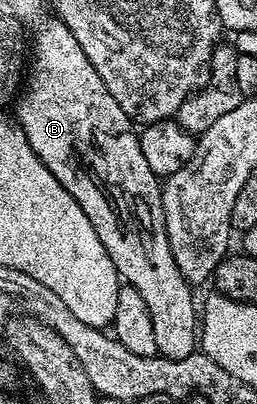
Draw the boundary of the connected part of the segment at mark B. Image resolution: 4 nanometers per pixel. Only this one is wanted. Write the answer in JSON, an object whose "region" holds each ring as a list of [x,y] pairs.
{"region":[[[46,22],[42,23],[44,26],[35,38],[35,59],[32,62],[30,59],[29,73],[17,98],[19,127],[25,132],[33,152],[37,152],[39,159],[67,189],[69,196],[77,200],[81,212],[89,216],[89,224],[93,224],[97,240],[101,240],[101,244],[105,244],[110,252],[120,279],[133,287],[141,300],[145,300],[145,308],[153,320],[153,340],[157,340],[158,357],[170,358],[173,354],[173,350],[170,350],[171,333],[183,326],[187,293],[192,293],[193,288],[181,276],[177,260],[173,260],[173,252],[169,248],[161,179],[155,175],[153,168],[149,168],[141,152],[136,127],[125,116],[125,112],[121,112],[121,104],[109,96],[105,80],[101,80],[101,76],[97,76],[97,68],[89,64],[89,56],[85,56],[85,48],[77,44],[77,36],[69,32],[64,22]]]}

